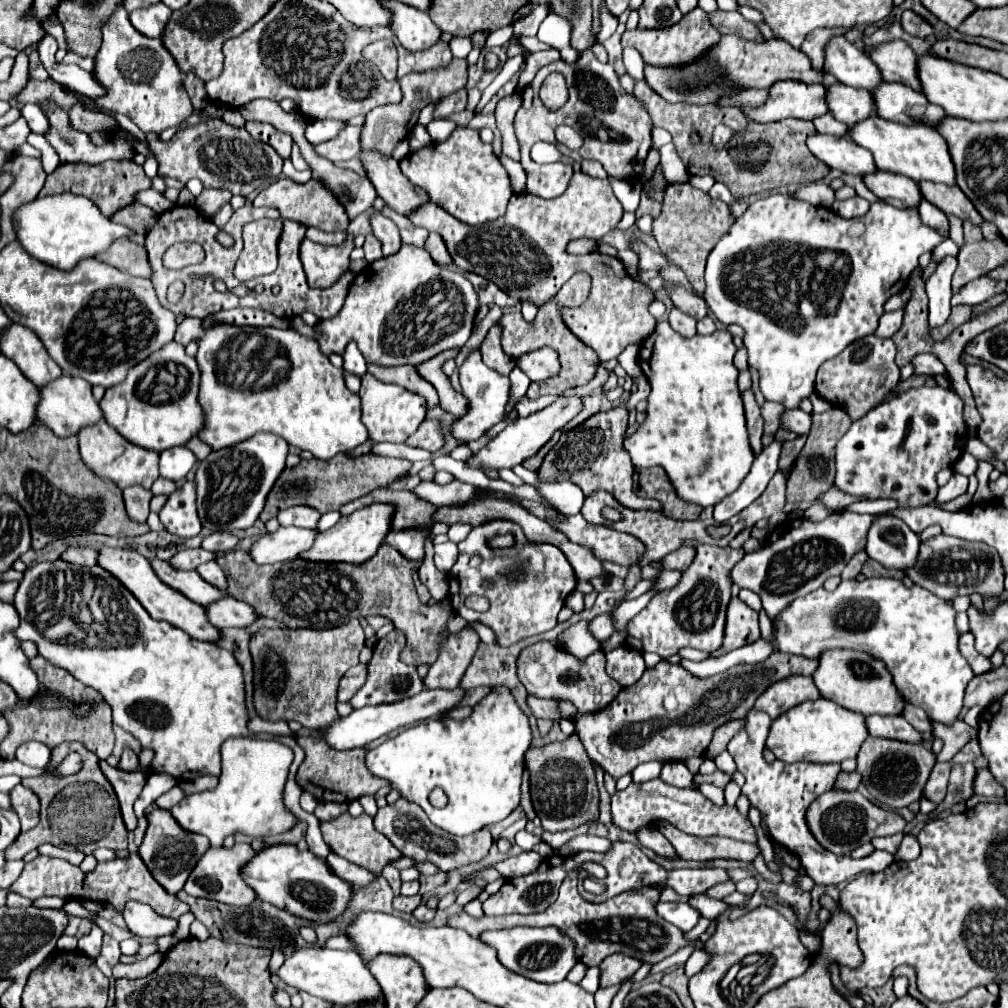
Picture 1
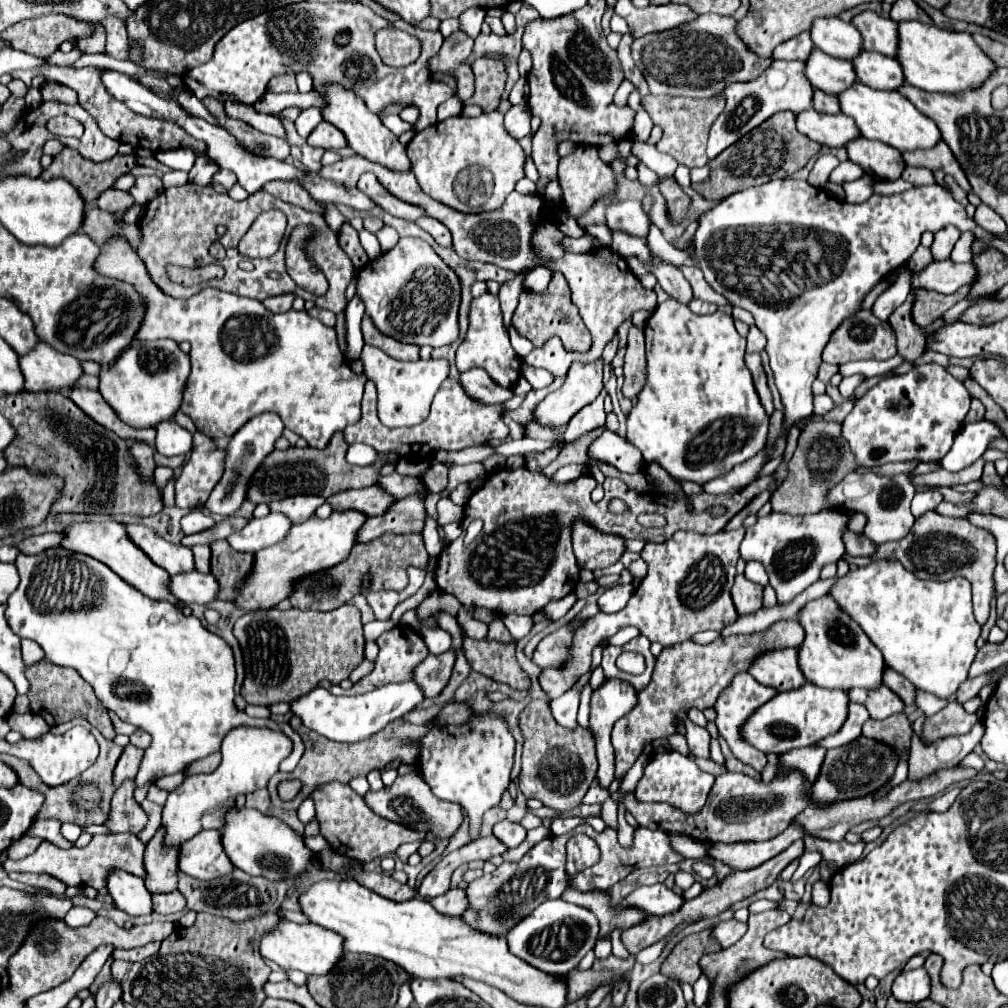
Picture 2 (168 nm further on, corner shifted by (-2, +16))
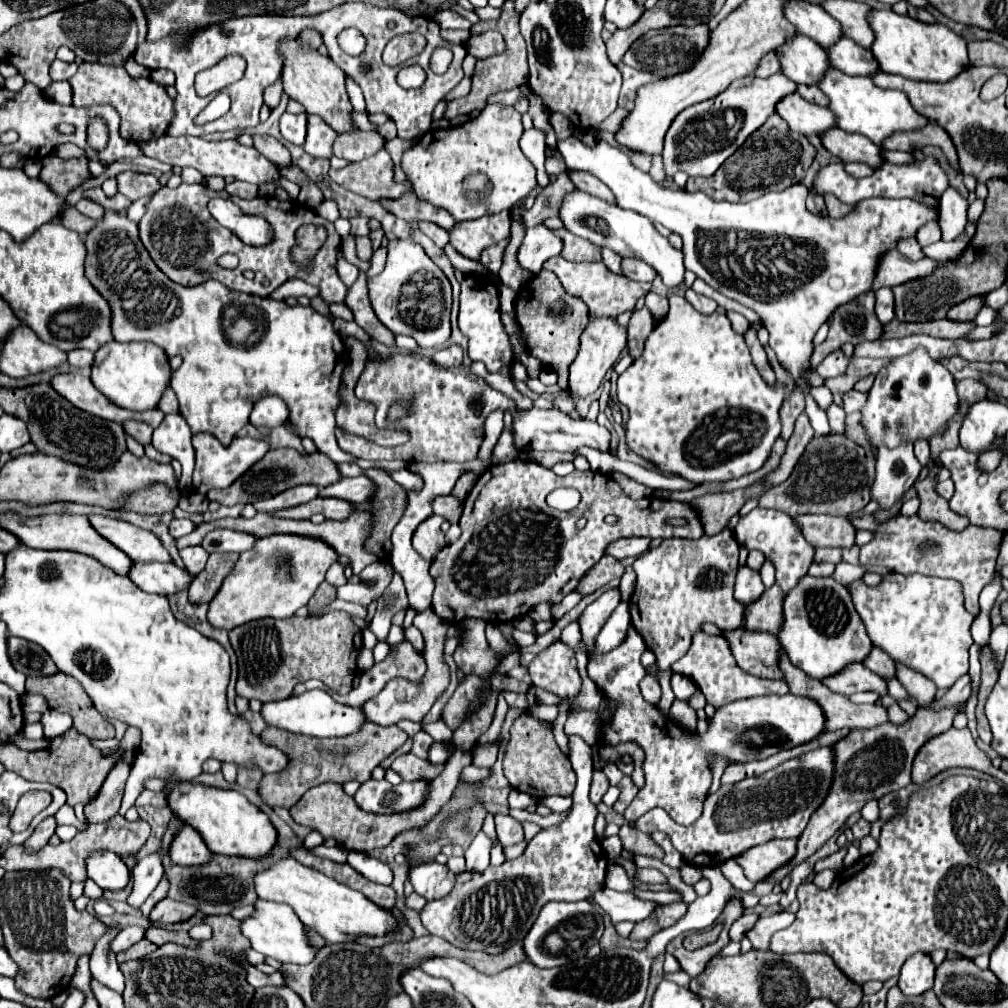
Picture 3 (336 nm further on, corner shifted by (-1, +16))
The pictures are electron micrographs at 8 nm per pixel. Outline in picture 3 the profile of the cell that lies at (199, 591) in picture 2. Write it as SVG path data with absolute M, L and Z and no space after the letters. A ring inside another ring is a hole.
M135 562L129 578L141 590L161 596L173 596L181 590L187 590L193 582L193 574L189 574L189 570L161 562Z

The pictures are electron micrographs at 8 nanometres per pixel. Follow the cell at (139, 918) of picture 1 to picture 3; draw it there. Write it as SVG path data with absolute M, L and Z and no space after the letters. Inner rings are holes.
M95 852L95 854L91 854L87 858L87 874L103 890L111 890L111 892L119 892L119 890L127 888L127 884L131 880L129 868L113 852Z

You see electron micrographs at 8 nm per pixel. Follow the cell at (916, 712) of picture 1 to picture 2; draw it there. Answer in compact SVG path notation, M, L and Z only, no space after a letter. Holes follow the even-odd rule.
M886 666L884 668L884 674L882 674L882 682L890 690L894 690L902 698L902 702L906 706L914 706L914 684L910 684L910 680L906 680L898 672L894 672L890 666Z

